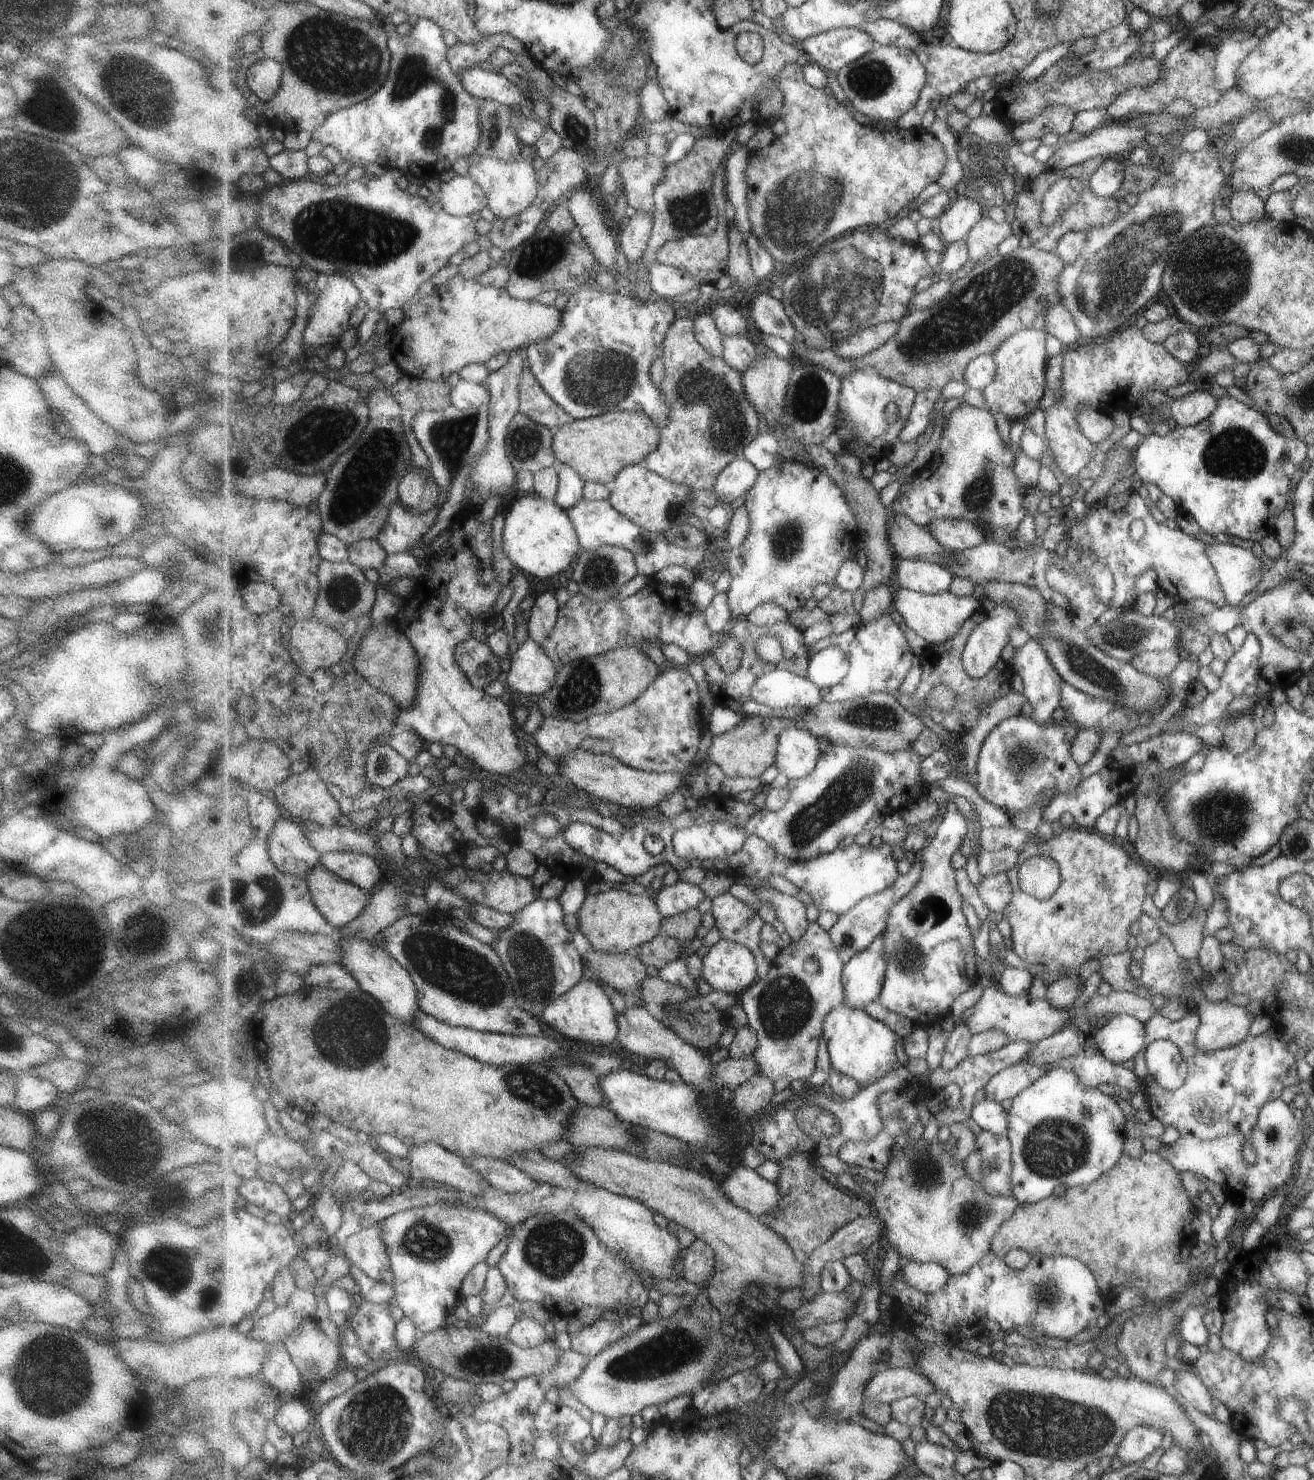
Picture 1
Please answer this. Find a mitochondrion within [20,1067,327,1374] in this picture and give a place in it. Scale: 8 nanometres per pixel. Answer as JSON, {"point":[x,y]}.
{"point":[169,1266]}

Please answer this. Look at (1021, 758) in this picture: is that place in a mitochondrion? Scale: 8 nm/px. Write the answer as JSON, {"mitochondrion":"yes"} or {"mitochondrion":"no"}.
{"mitochondrion":"yes"}

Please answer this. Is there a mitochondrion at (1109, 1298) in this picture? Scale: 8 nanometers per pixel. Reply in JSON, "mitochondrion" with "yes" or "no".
{"mitochondrion":"no"}

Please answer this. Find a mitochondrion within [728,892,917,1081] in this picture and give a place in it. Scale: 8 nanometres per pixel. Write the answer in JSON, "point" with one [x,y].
{"point":[785,1006]}

